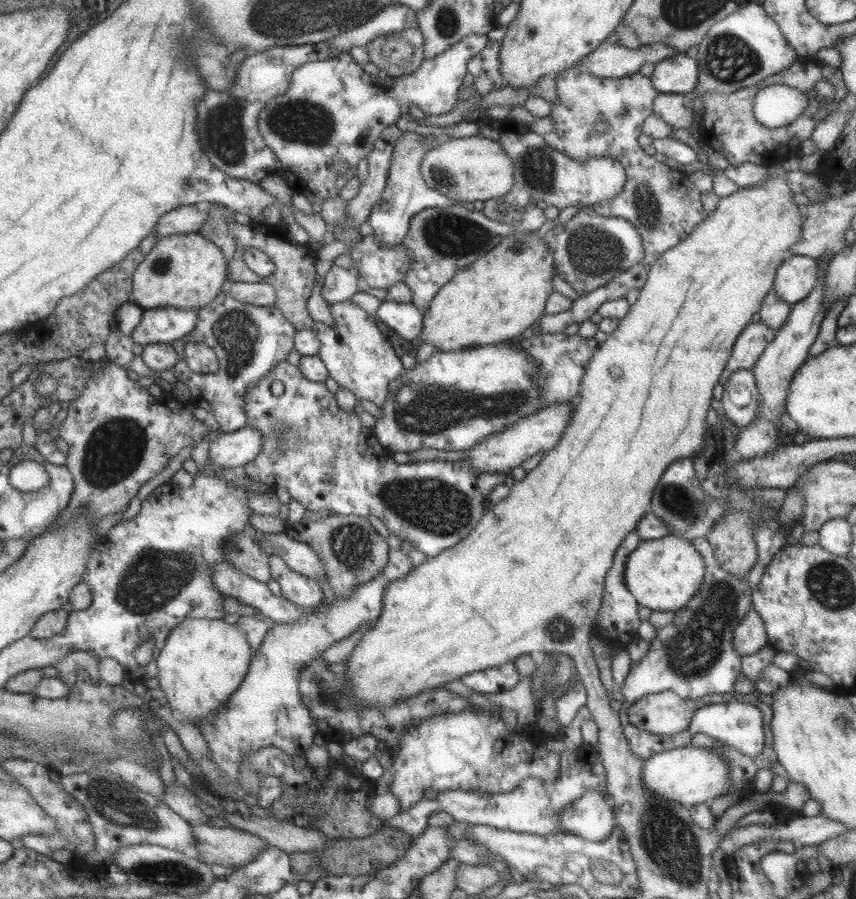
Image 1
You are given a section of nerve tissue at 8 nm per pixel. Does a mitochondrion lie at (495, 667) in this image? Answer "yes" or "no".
no

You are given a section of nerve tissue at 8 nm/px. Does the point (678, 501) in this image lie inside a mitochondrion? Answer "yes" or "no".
yes

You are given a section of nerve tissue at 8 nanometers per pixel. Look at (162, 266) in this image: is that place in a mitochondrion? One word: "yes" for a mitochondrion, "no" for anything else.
yes

